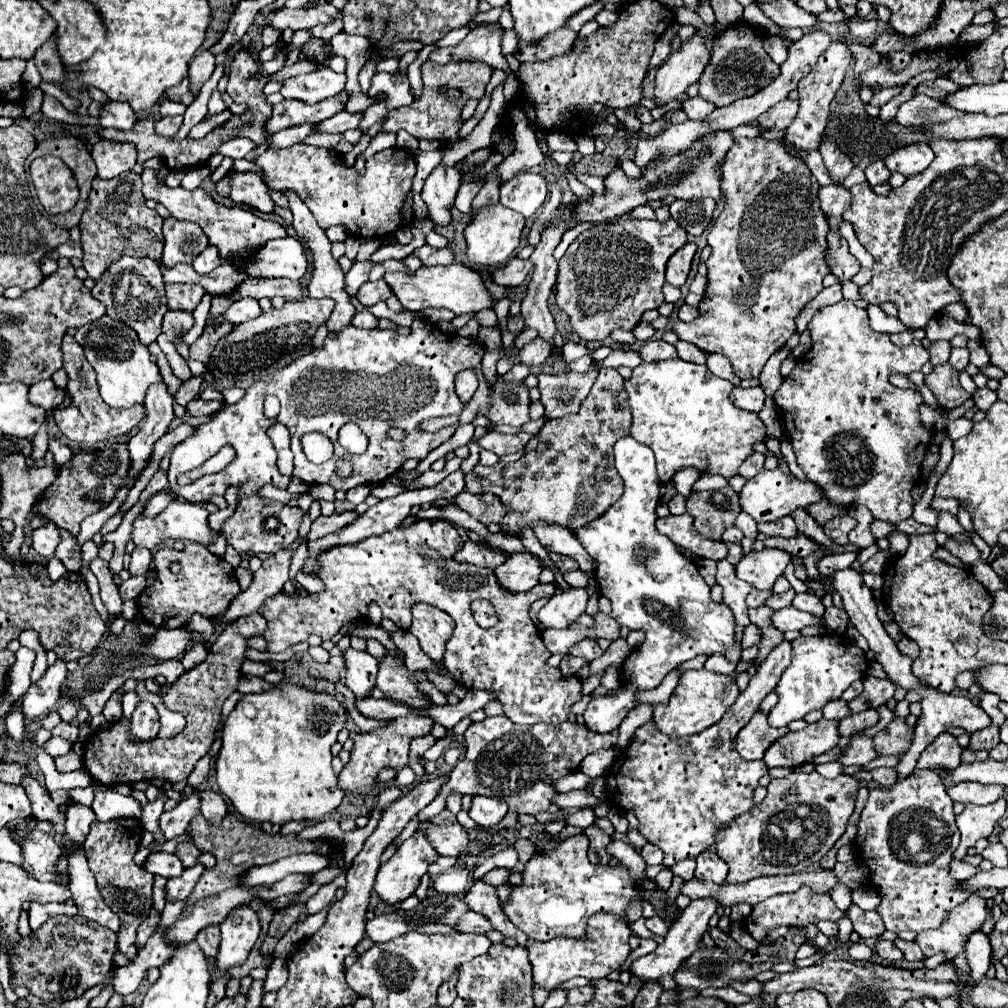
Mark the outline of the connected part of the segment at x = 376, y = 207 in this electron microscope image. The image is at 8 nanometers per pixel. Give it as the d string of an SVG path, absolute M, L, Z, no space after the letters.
M293 144L289 148L267 148L253 160L275 192L293 190L311 210L317 224L327 230L341 224L355 238L385 238L401 228L401 208L405 206L415 176L415 158L403 148L387 148L367 160L365 174L347 168L337 150Z

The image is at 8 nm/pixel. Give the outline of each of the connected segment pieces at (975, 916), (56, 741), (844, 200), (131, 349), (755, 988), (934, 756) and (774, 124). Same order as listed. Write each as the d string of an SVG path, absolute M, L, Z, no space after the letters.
M971 894L951 916L947 918L947 924L937 930L927 930L915 936L915 942L921 946L925 958L933 954L951 954L949 960L953 960L953 954L959 954L965 950L967 938L981 928L985 912L985 898Z
M49 738L43 748L45 748L45 752L47 752L51 758L59 758L59 756L65 756L65 754L71 752L73 742L67 742L67 740L63 740L63 738Z
M835 184L821 186L817 192L817 198L819 198L819 206L825 216L841 216L843 208L851 204L849 190L843 186L835 186Z
M101 316L99 320L79 328L75 340L85 350L85 358L89 360L89 364L97 374L101 398L113 408L131 408L135 404L143 404L143 396L149 384L163 380L157 364L149 360L149 350L141 346L133 328L125 326L119 320Z
M732 980L730 983L730 987L734 988L735 990L737 990L742 994L749 996L760 994L762 992L762 986L763 984L756 980L749 980L746 982Z
M943 732L935 738L935 742L921 754L917 768L929 768L929 770L941 770L951 772L961 764L961 752L963 748L957 744L957 738Z
M787 98L787 100L781 100L779 104L775 104L773 108L769 108L767 112L763 112L757 120L759 120L761 128L765 128L765 130L769 130L769 128L781 130L793 122L797 112L799 112L799 102Z

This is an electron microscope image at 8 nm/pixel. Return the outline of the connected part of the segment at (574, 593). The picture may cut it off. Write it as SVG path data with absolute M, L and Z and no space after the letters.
M567 588L553 594L553 598L537 612L539 622L545 628L567 628L585 612L587 590L585 588Z

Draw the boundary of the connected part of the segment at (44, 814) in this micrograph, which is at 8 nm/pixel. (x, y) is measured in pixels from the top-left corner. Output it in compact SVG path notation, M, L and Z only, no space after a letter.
M27 776L23 778L23 788L31 800L33 808L33 818L35 820L45 820L51 822L57 834L65 832L65 812L59 810L59 806L51 800L51 794L45 786L41 786L35 778Z

